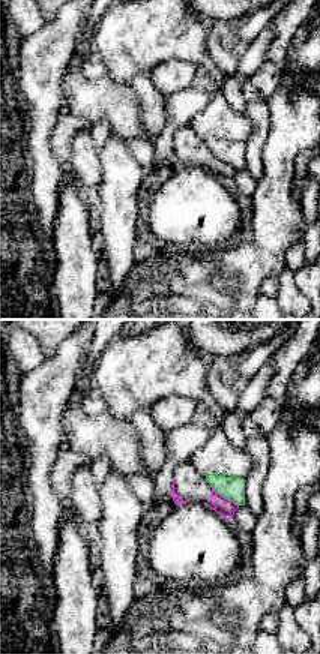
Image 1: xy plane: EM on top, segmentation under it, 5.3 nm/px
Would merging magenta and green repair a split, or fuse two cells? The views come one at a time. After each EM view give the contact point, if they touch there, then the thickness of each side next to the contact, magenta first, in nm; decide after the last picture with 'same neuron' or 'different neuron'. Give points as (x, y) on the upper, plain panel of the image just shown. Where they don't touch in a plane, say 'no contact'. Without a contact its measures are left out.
(226, 162) | 90/130 nm

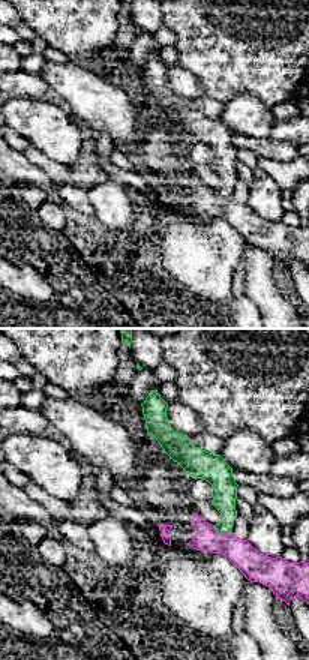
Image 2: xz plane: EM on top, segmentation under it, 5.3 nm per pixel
(221, 198) | 160/130 nm

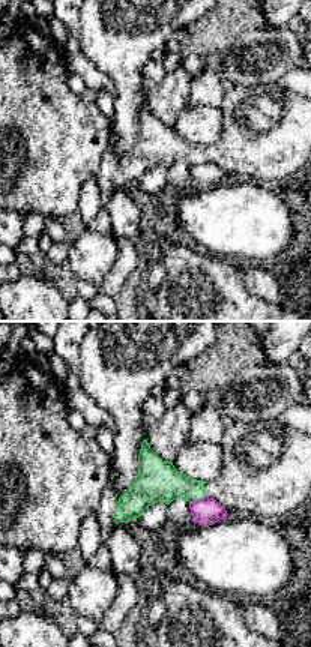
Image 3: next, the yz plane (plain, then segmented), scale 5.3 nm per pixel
(197, 164) | 140/220 nm

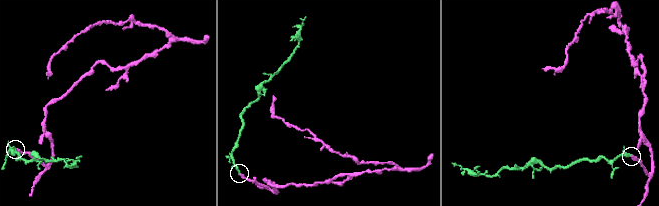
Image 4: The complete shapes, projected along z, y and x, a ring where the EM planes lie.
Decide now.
different neuron

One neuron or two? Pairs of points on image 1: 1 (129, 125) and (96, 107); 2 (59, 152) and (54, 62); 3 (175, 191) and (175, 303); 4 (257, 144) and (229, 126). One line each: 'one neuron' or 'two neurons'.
1: one neuron
2: two neurons
3: two neurons
4: two neurons

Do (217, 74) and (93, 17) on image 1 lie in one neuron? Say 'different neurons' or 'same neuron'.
different neurons

